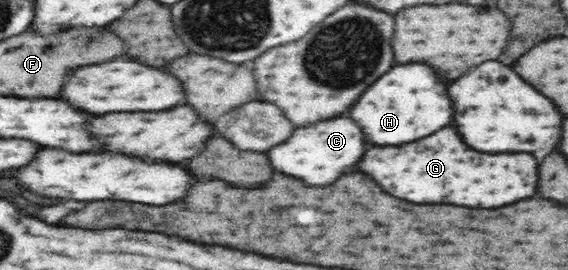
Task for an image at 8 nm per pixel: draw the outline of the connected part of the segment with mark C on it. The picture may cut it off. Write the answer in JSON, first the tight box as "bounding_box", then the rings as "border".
{"bounding_box":[266,118,366,186],"border":[[[334,118],[308,128],[298,128],[286,144],[268,150],[266,154],[280,172],[296,176],[306,184],[326,186],[326,182],[334,182],[334,178],[342,178],[342,174],[356,170],[354,162],[366,154],[366,142],[362,142],[362,134],[358,134],[358,126],[354,126],[350,118]]]}

